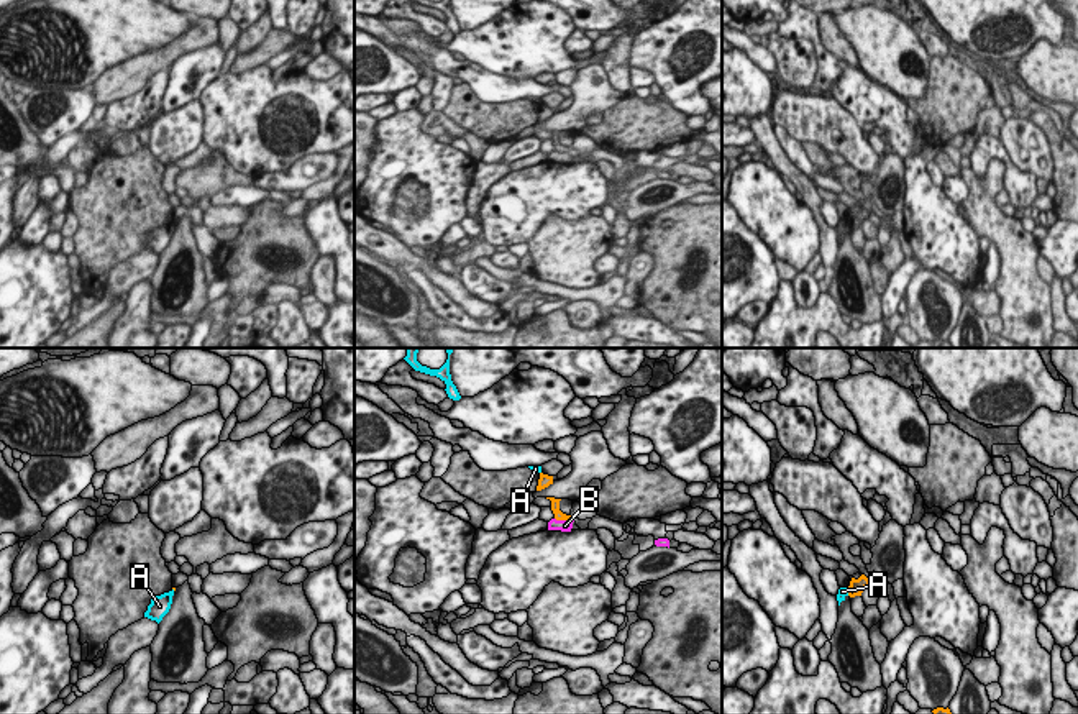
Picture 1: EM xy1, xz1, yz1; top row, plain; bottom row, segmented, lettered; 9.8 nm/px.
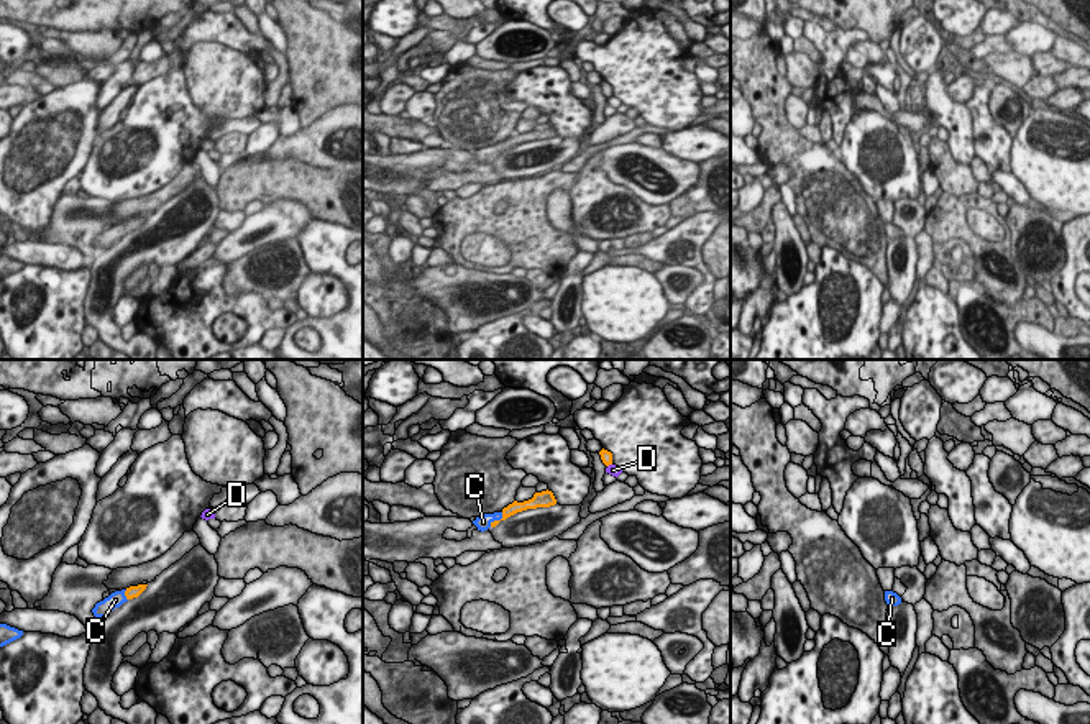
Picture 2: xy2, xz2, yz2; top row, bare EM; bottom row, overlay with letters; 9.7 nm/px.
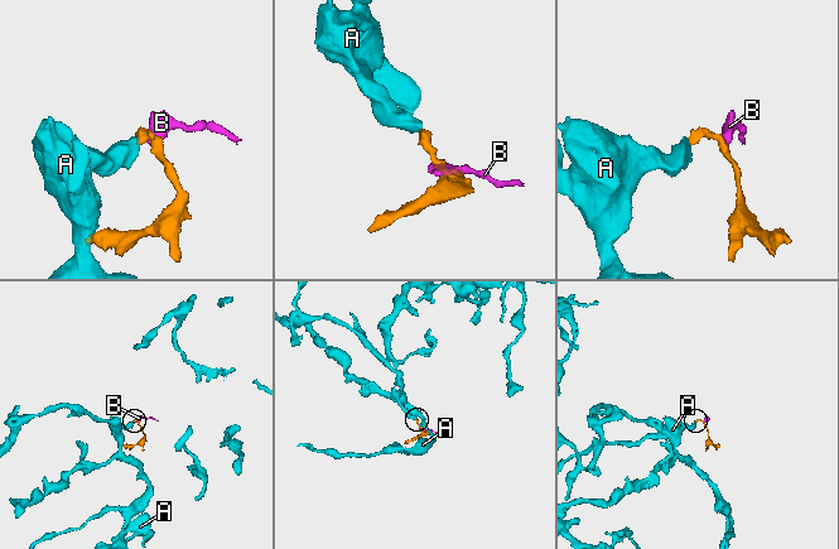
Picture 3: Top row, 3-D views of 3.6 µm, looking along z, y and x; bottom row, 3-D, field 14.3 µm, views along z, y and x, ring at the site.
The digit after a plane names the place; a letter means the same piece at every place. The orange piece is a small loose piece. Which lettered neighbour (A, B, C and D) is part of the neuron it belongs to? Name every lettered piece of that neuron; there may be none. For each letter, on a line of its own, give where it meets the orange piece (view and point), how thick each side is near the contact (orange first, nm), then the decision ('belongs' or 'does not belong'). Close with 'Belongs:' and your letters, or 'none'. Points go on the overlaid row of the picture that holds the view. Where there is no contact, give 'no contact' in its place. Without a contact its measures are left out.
A: contact yz1 (849, 591); calibres 140 and 90 nm; does not belong
B: contact xz1 (563, 519); calibres 100 and 130 nm; does not belong
C: contact xz2 (498, 521); calibres 120 and 140 nm; belongs
D: contact xz2 (609, 463); calibres 120 and 100 nm; does not belong
Belongs: C

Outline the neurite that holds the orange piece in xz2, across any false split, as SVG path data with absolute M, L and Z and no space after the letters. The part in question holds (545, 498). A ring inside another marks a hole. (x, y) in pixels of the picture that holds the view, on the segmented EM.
M542 491L542 493L535 493L532 499L524 501L524 502L517 502L514 501L512 504L509 504L507 507L504 507L501 512L494 512L494 514L484 514L481 517L476 517L473 520L473 524L478 527L478 530L484 532L489 527L496 527L501 520L506 520L507 517L527 511L527 509L537 509L537 507L550 507L555 506L556 499L553 496L552 491Z

